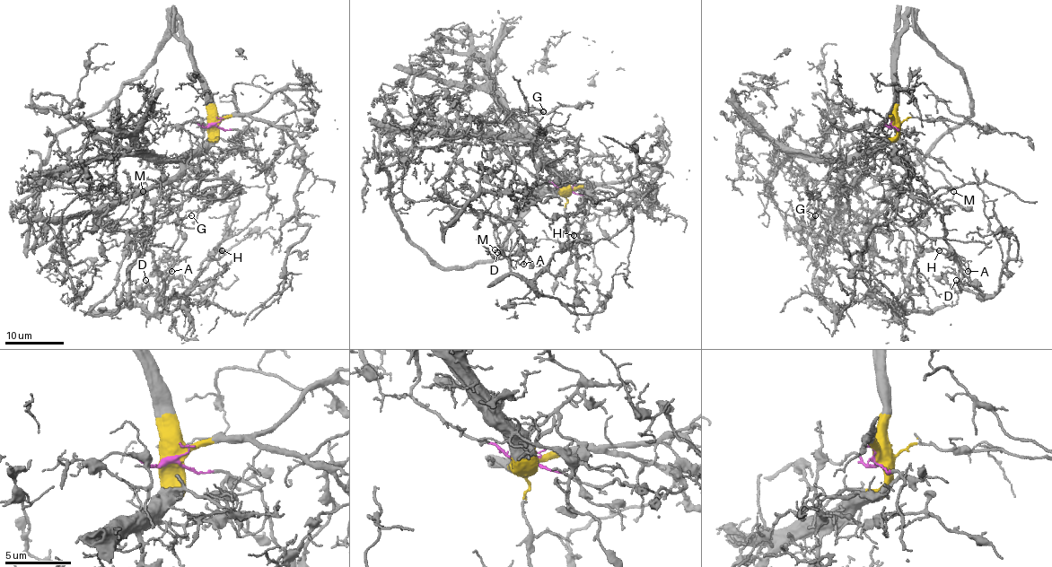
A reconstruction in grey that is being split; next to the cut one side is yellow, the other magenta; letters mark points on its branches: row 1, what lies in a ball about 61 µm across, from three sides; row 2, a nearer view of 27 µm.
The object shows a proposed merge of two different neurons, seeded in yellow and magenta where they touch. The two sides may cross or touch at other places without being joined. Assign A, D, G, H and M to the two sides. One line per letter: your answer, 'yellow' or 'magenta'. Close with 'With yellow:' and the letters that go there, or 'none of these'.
A: magenta
D: magenta
G: yellow
H: magenta
M: yellow
With yellow: G, M

